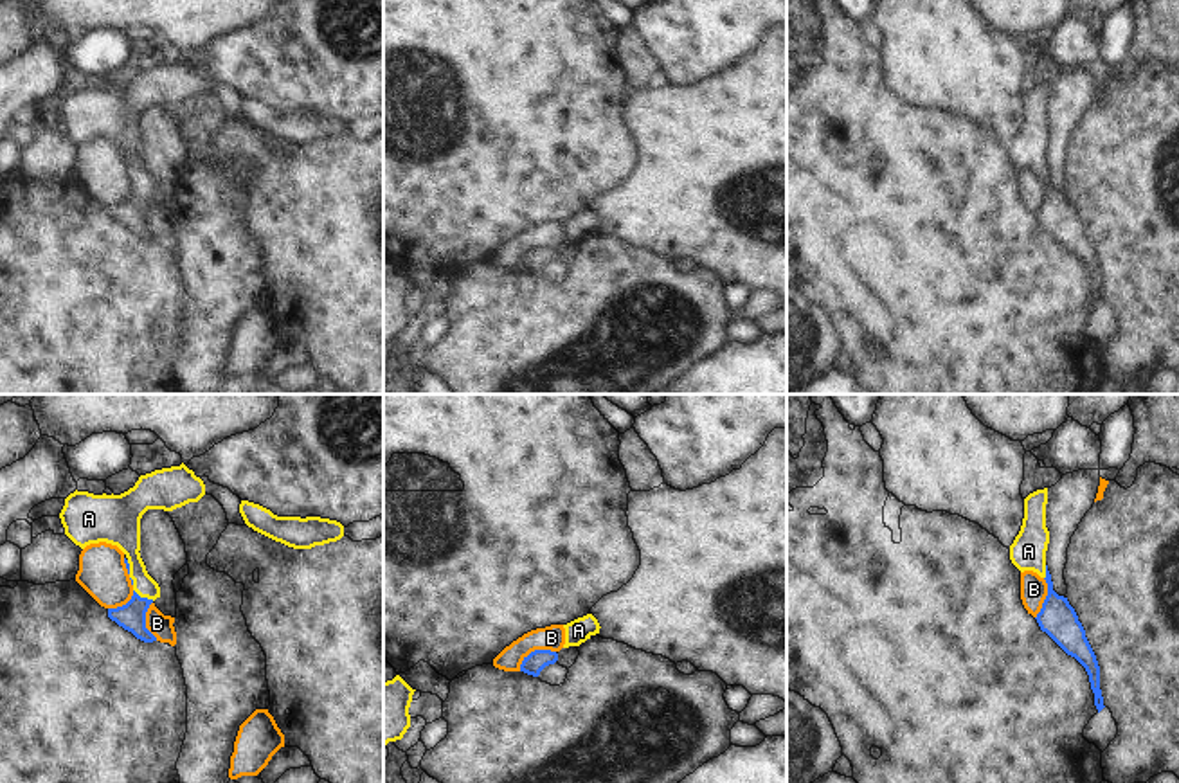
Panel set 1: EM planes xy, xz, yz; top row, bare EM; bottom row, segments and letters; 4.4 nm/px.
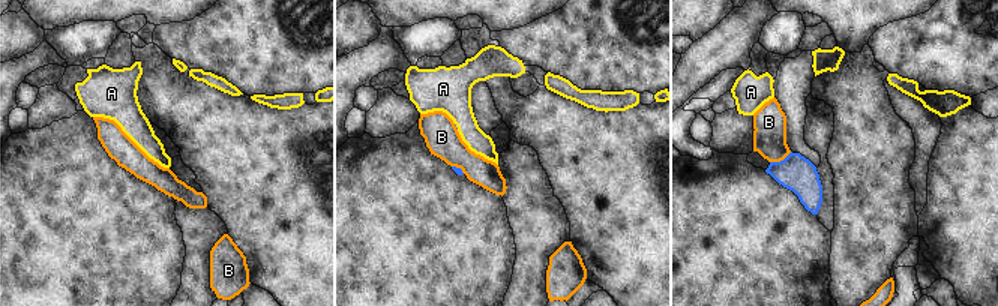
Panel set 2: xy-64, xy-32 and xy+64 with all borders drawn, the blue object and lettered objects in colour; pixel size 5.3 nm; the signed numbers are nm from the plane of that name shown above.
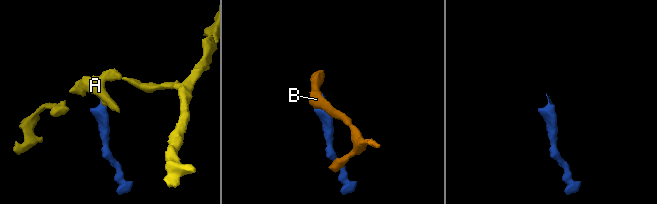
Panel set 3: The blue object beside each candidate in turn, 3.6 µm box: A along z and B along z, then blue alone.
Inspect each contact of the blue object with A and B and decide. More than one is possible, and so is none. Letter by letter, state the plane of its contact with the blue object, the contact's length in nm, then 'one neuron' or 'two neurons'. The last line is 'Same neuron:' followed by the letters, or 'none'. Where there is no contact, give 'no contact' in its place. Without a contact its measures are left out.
A: xy | 110 nm | one neuron
B: xz | 190 nm | two neurons
Same neuron: A

